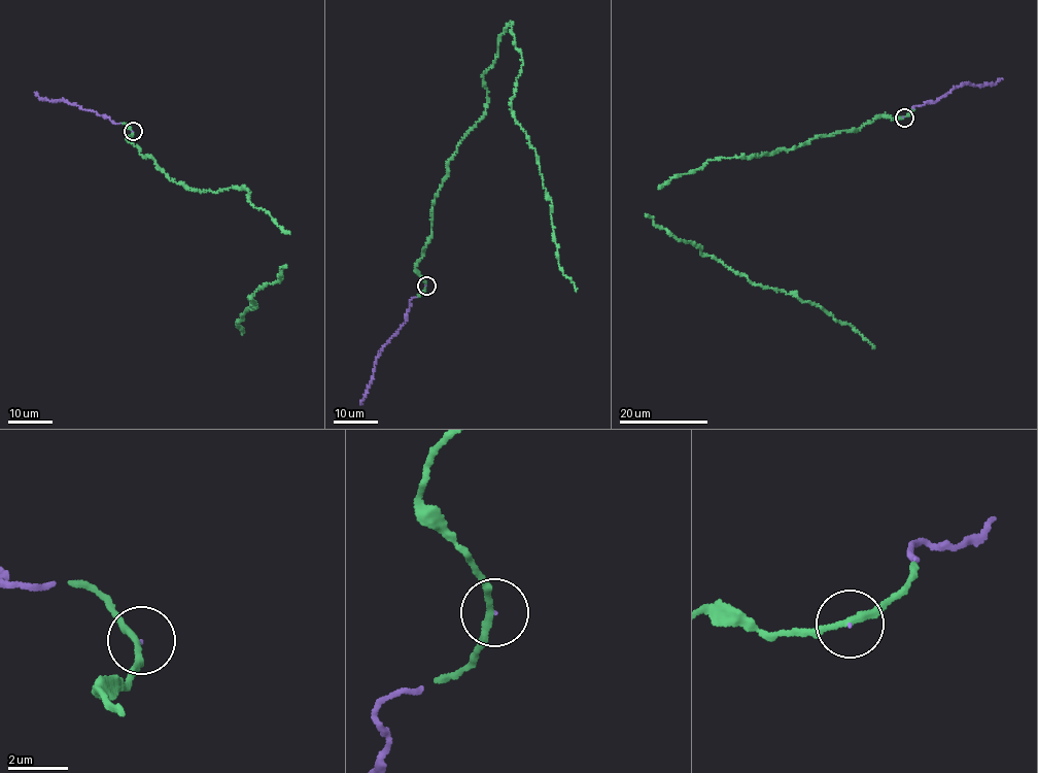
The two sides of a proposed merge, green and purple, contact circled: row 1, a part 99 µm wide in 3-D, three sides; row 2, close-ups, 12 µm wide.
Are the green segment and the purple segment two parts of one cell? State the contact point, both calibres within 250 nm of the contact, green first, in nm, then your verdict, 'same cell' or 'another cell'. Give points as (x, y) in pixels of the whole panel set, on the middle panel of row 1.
place (426, 286); calibres 200 and 30 nm; same cell

